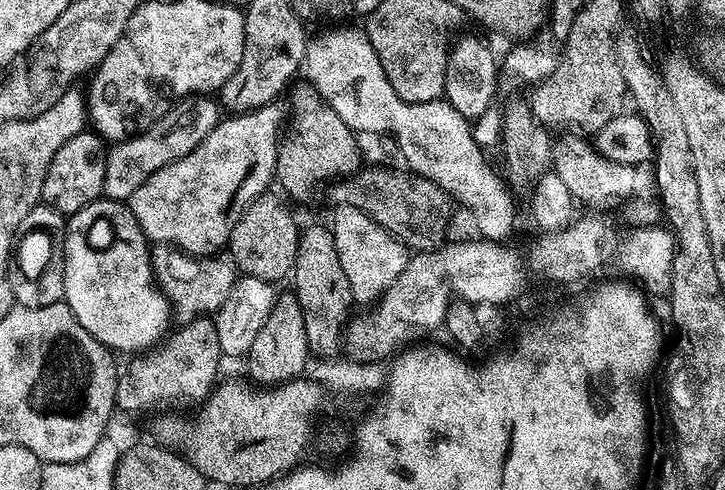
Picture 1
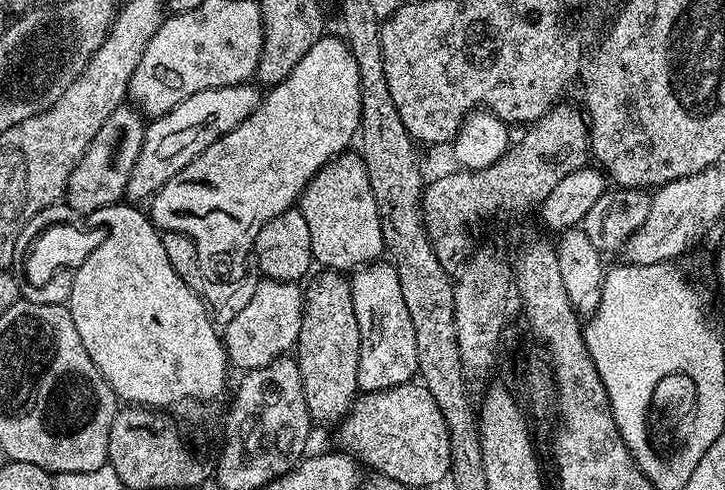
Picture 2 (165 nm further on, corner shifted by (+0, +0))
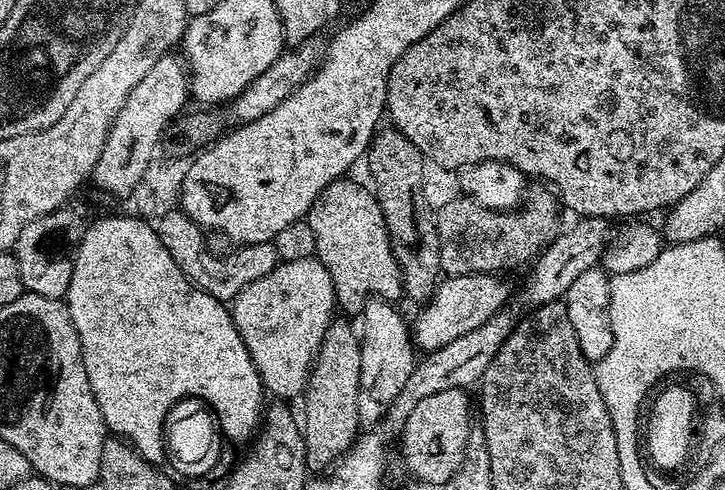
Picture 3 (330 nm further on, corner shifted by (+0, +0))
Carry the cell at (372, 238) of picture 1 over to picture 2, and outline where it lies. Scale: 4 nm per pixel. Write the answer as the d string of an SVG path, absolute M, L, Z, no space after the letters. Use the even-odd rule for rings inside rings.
M391 262L366 264L363 268L357 268L351 273L350 283L354 298L354 314L358 318L360 331L357 389L361 393L384 392L399 384L409 383L417 375L418 350L414 338L414 322L410 322L410 310L406 310L406 302L402 299L402 282L398 282L398 274L394 266Z

